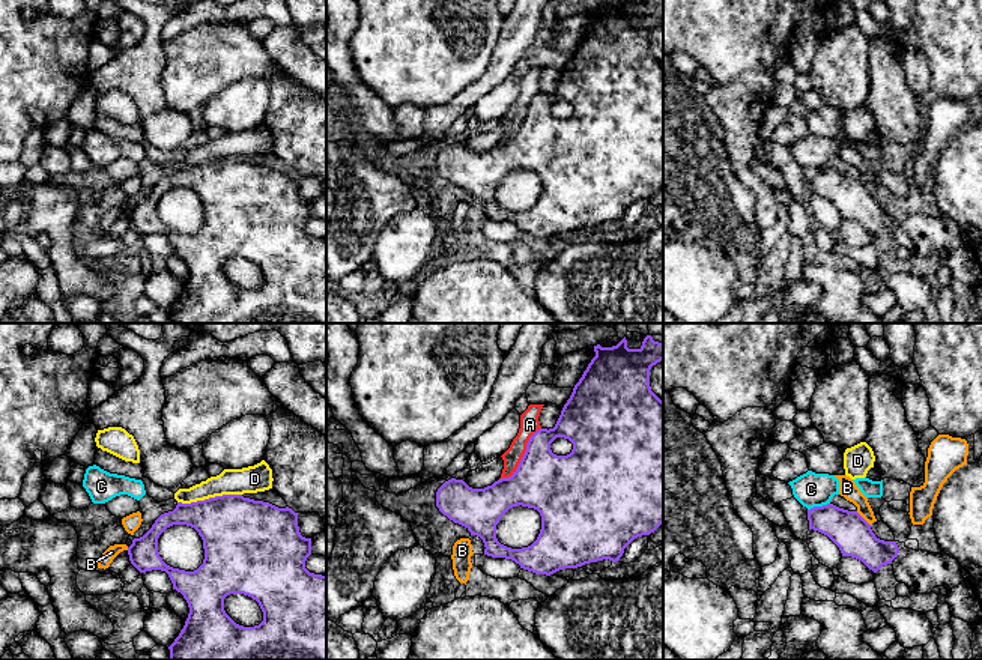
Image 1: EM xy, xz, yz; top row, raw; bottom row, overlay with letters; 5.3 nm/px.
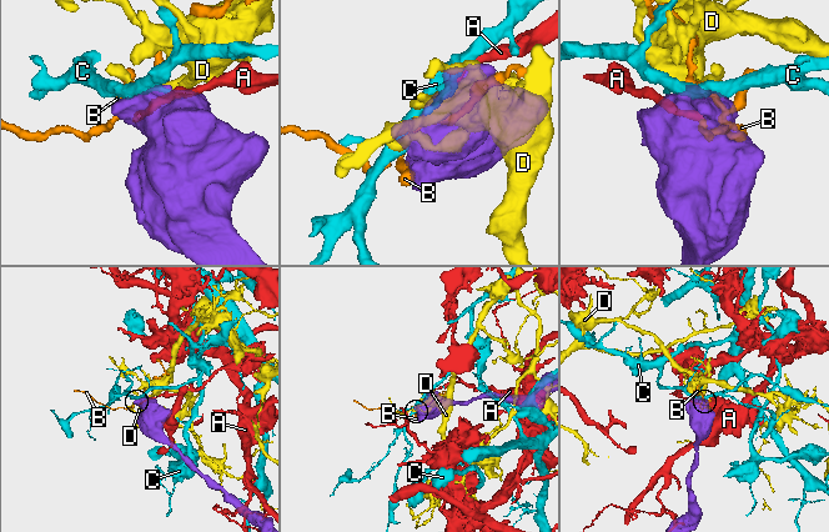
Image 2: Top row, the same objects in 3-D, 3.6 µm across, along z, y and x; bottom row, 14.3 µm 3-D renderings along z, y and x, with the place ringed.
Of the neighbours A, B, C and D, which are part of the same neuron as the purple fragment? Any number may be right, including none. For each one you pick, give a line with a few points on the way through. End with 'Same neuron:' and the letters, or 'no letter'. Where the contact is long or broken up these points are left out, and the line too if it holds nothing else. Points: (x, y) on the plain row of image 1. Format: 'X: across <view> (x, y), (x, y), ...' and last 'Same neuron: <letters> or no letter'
Same neuron: no letter

